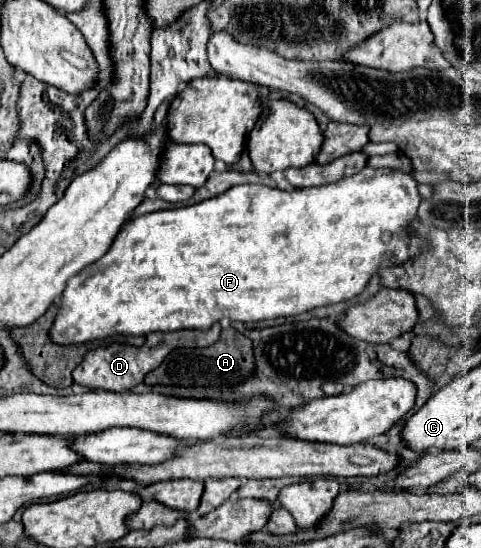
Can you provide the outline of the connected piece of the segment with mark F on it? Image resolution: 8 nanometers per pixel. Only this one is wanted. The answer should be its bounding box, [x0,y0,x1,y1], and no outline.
[52,166,432,344]

